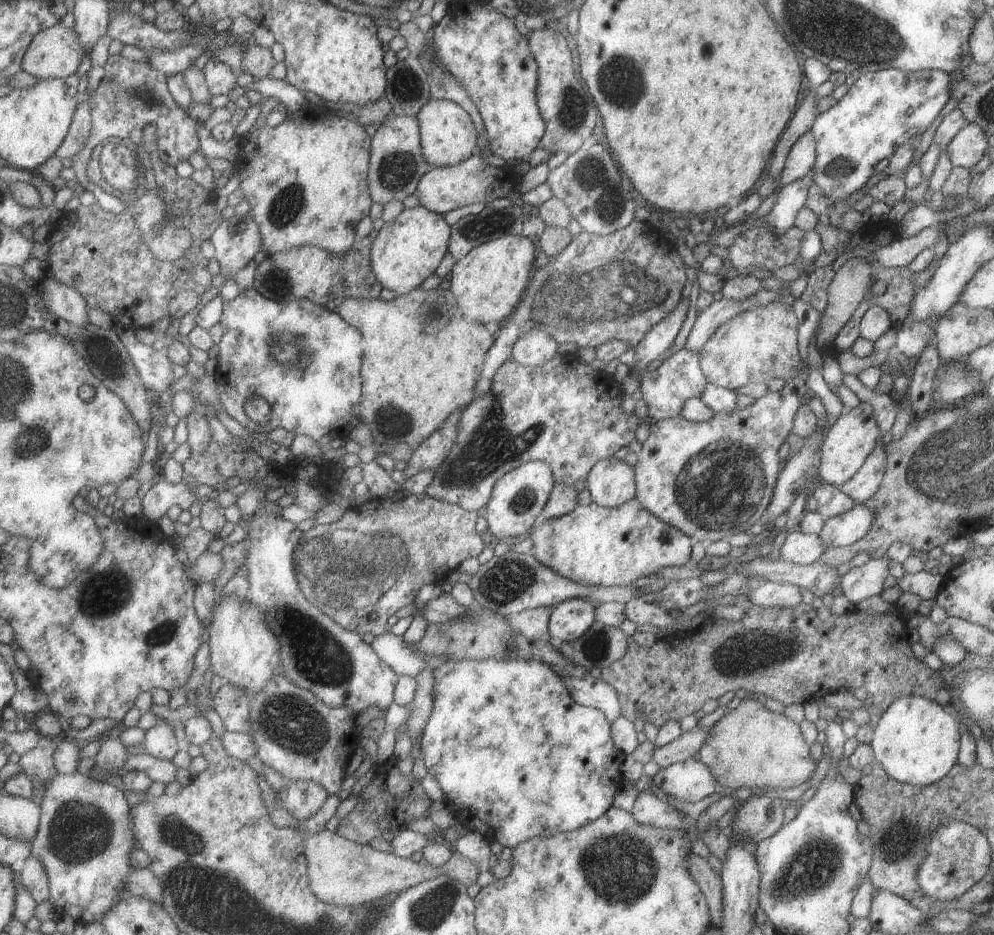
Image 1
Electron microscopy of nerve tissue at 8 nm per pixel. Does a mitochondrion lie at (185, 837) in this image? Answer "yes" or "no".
yes

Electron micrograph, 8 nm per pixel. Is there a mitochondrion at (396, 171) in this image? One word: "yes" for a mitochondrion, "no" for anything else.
yes

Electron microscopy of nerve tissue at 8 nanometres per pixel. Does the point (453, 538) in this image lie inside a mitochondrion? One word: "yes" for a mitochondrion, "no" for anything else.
no

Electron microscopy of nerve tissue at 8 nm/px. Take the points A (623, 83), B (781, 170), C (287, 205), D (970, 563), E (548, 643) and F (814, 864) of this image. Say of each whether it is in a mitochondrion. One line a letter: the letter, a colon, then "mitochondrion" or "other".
A: mitochondrion
B: other
C: mitochondrion
D: other
E: other
F: mitochondrion

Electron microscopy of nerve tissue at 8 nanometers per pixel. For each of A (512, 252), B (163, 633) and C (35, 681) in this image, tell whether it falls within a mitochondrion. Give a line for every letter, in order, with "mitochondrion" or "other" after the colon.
A: other
B: mitochondrion
C: other

